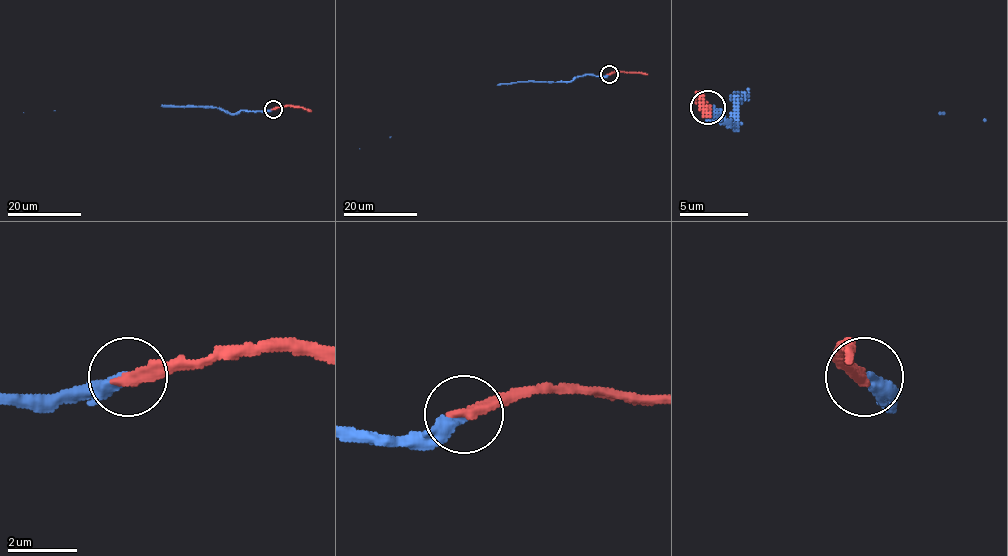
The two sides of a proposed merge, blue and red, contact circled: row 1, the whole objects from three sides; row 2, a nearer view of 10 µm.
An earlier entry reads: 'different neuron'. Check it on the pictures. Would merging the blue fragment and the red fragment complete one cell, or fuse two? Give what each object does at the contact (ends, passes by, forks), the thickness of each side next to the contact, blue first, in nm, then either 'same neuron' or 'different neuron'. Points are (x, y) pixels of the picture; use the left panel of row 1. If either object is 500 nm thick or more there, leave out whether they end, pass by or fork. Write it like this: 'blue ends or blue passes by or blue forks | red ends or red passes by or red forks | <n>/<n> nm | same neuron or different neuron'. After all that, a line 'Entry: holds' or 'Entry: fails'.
blue ends | red ends | 360/360 nm | same neuron
Entry: fails

